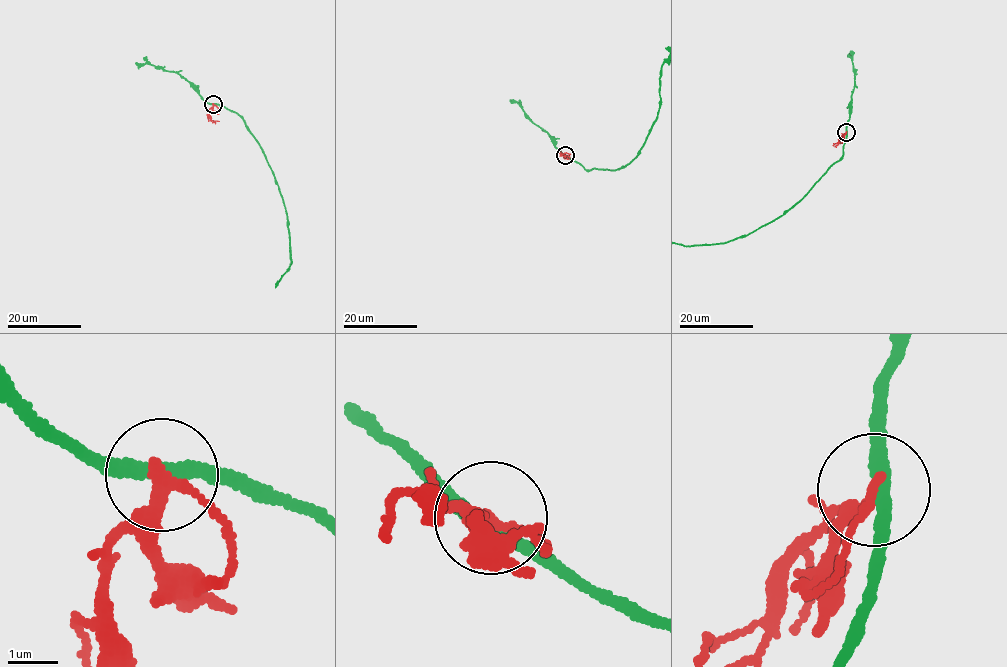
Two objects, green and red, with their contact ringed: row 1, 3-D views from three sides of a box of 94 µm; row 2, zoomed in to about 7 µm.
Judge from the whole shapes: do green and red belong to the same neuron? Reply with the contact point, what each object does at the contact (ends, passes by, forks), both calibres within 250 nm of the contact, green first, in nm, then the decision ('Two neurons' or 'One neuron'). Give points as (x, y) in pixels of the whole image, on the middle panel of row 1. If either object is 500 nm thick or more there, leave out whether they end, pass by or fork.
Place: (565, 155). At the ring green passes by. At the ring red passes by. Thickness 280 nm (green) against 200 nm. Two neurons

